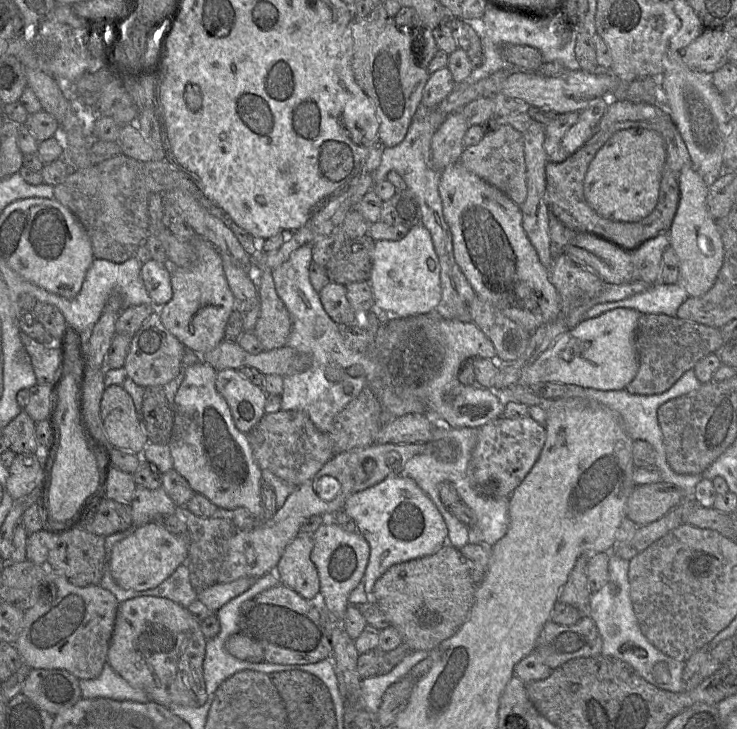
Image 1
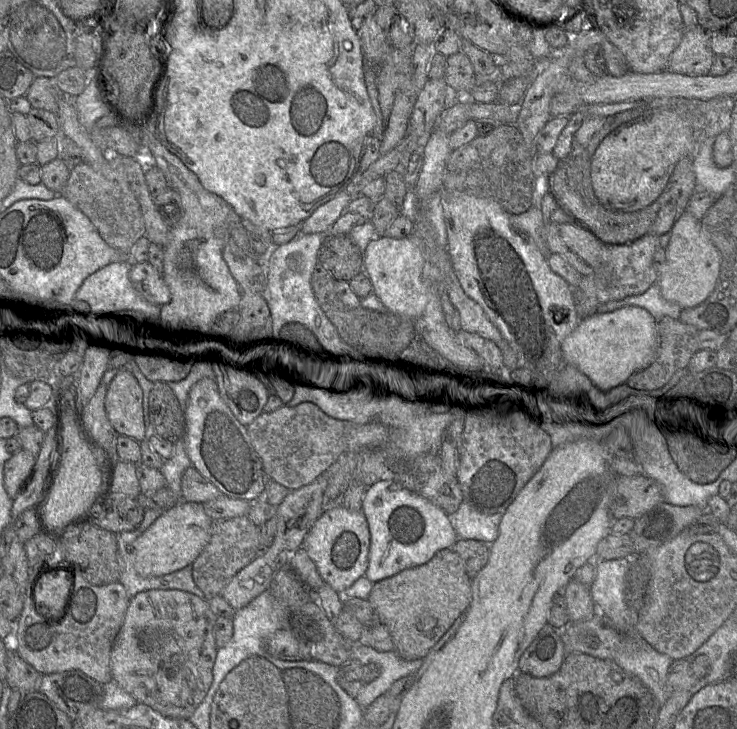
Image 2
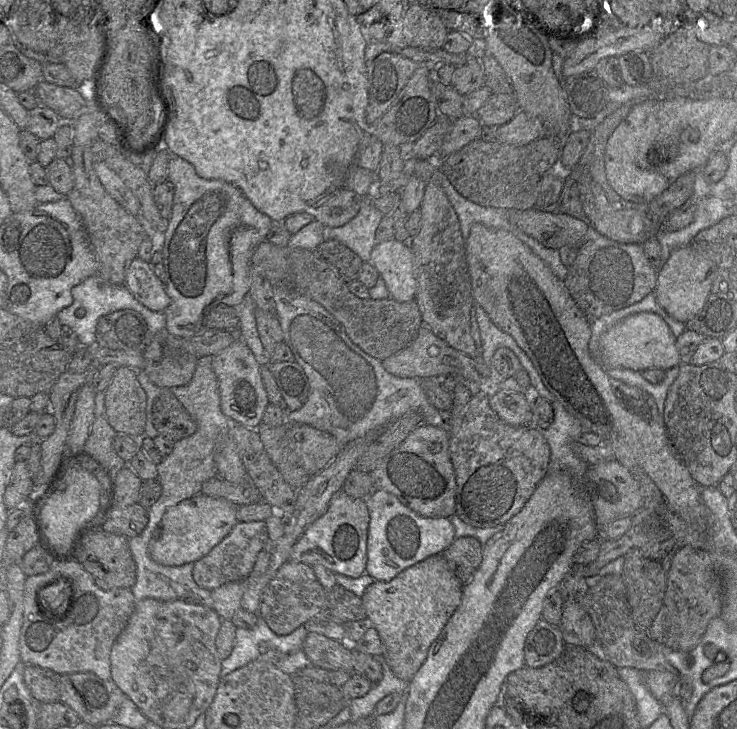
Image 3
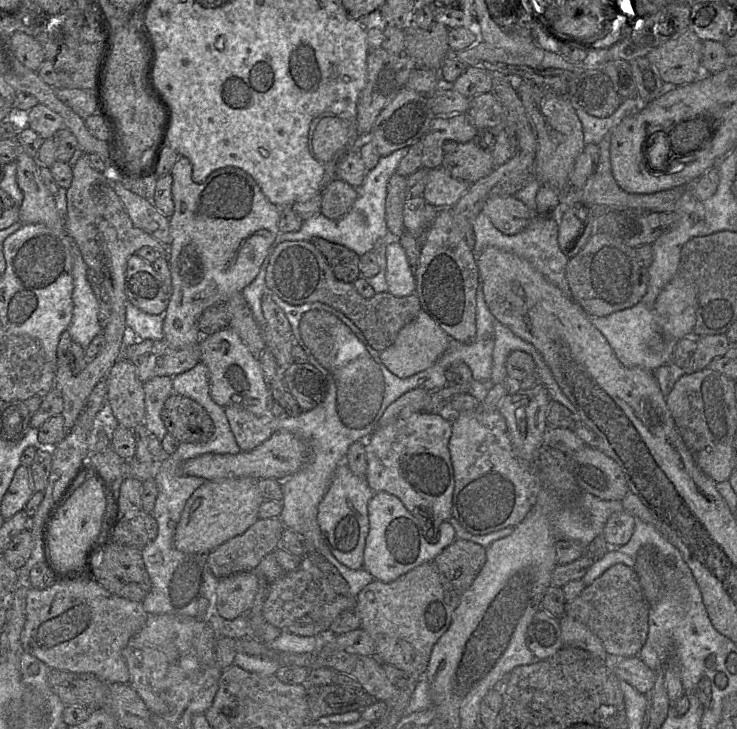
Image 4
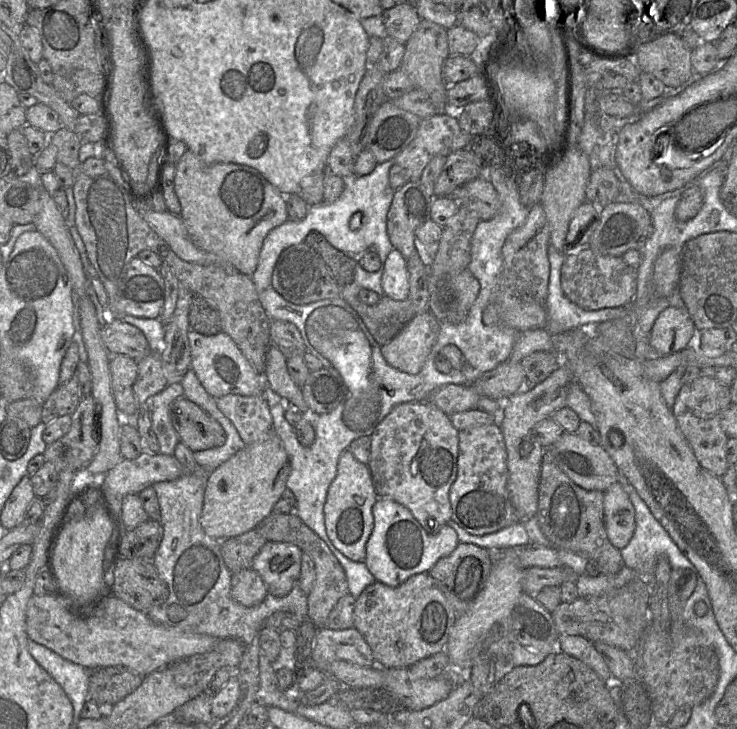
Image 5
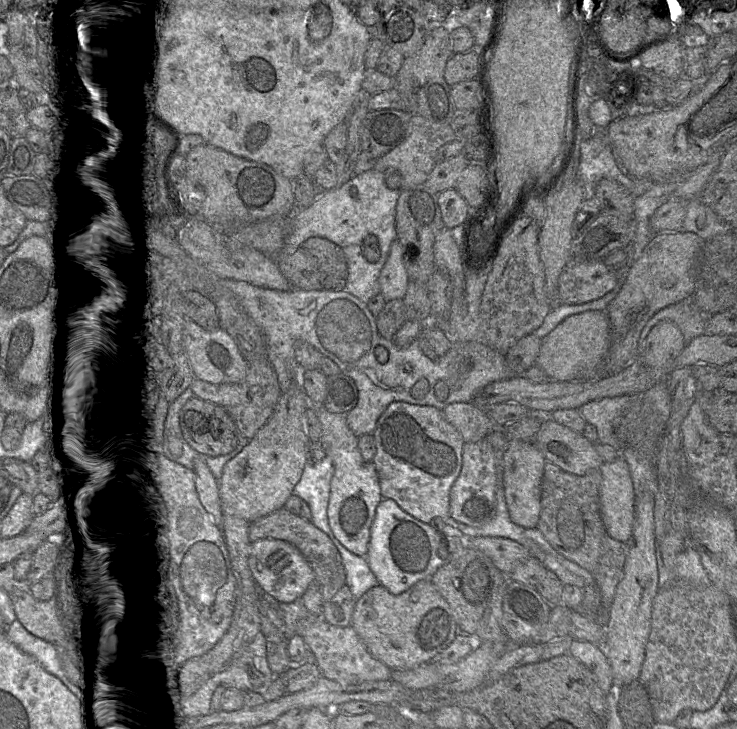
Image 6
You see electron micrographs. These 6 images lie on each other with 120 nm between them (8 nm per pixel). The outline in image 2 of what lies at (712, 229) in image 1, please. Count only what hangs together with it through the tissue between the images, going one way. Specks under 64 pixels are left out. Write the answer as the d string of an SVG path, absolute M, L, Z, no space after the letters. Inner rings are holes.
M686 210L676 219L666 248L665 272L659 274L657 284L662 297L682 308L702 303L714 290L720 273L720 253L704 231L701 220L695 219Z

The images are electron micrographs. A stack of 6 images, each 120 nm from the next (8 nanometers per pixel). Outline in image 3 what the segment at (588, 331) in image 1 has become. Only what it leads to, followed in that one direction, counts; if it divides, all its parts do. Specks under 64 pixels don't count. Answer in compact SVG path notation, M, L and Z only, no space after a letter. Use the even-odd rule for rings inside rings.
M639 312L619 321L603 333L598 360L605 368L628 368L642 372L647 369L667 370L680 366L676 337L664 320L652 312Z

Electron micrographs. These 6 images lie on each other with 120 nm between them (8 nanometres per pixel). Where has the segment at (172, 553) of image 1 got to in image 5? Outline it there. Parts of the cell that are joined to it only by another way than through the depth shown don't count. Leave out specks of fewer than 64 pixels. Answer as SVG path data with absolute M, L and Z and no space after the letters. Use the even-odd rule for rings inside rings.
M275 434L245 445L206 477L200 525L211 538L222 541L257 527L272 514L273 506L287 488L290 462L280 438Z

